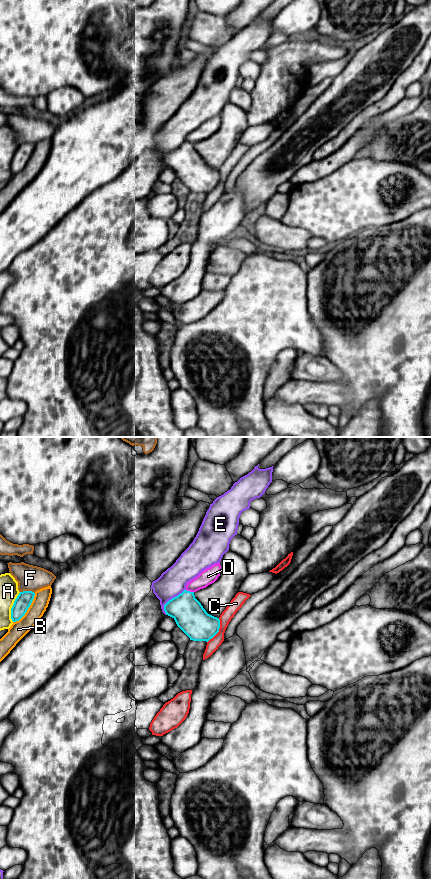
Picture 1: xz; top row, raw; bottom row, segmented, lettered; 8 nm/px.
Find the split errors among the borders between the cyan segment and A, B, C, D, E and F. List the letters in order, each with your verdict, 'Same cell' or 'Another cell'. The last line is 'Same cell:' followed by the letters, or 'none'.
A: Another cell
B: Another cell
C: Another cell
D: Another cell
E: Another cell
F: Another cell
Same cell: none

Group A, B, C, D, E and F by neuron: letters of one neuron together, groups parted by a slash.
A / B / C / D / E / F

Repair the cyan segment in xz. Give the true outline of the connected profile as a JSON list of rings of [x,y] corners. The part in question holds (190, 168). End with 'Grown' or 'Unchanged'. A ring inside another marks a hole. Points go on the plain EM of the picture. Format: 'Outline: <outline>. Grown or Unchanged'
Outline: [[[184,142],[164,157],[164,163],[190,192],[208,194],[219,184],[219,170],[206,164],[194,144]]]. Unchanged

